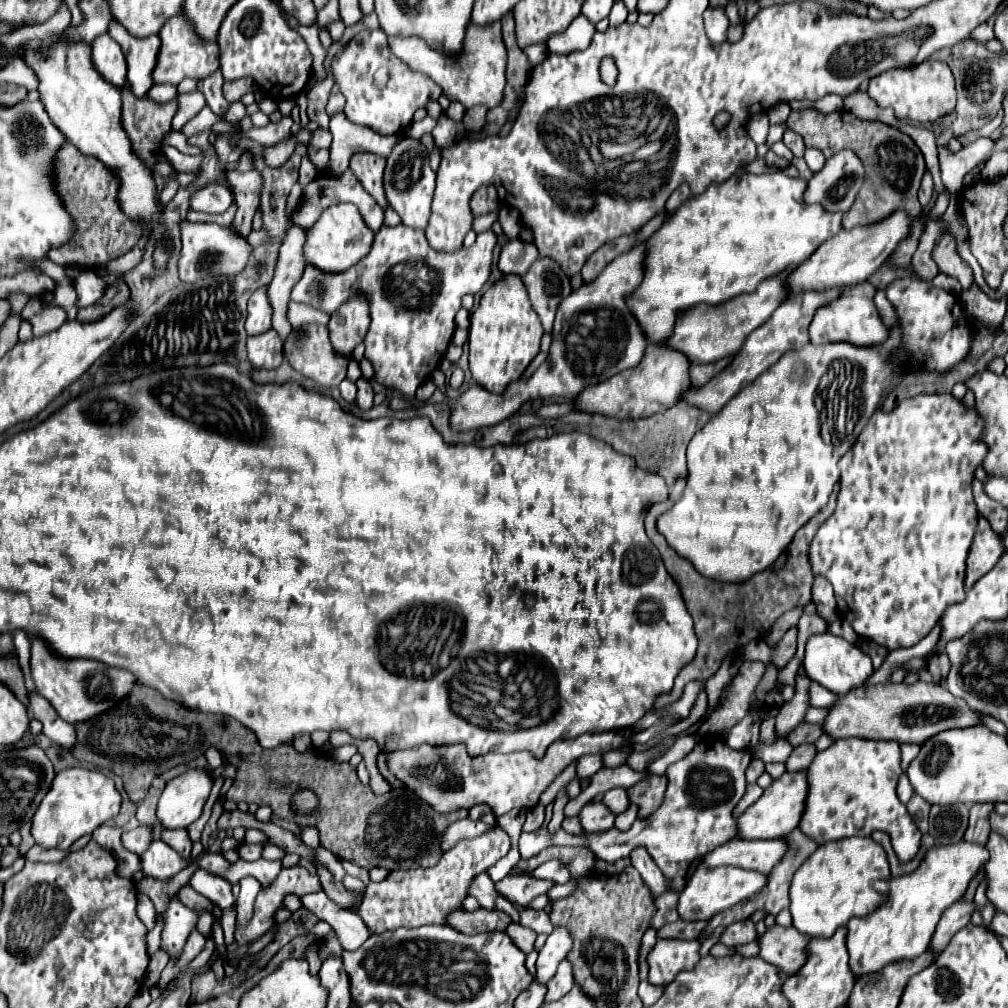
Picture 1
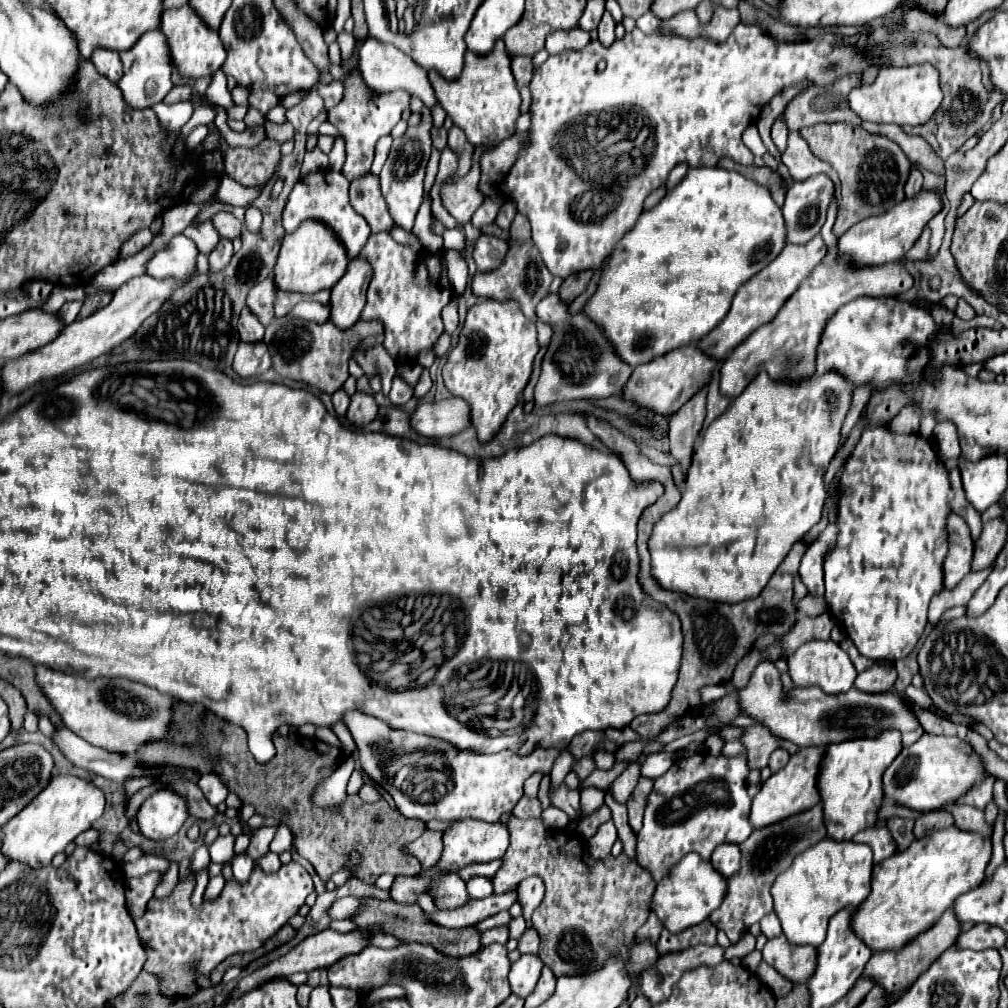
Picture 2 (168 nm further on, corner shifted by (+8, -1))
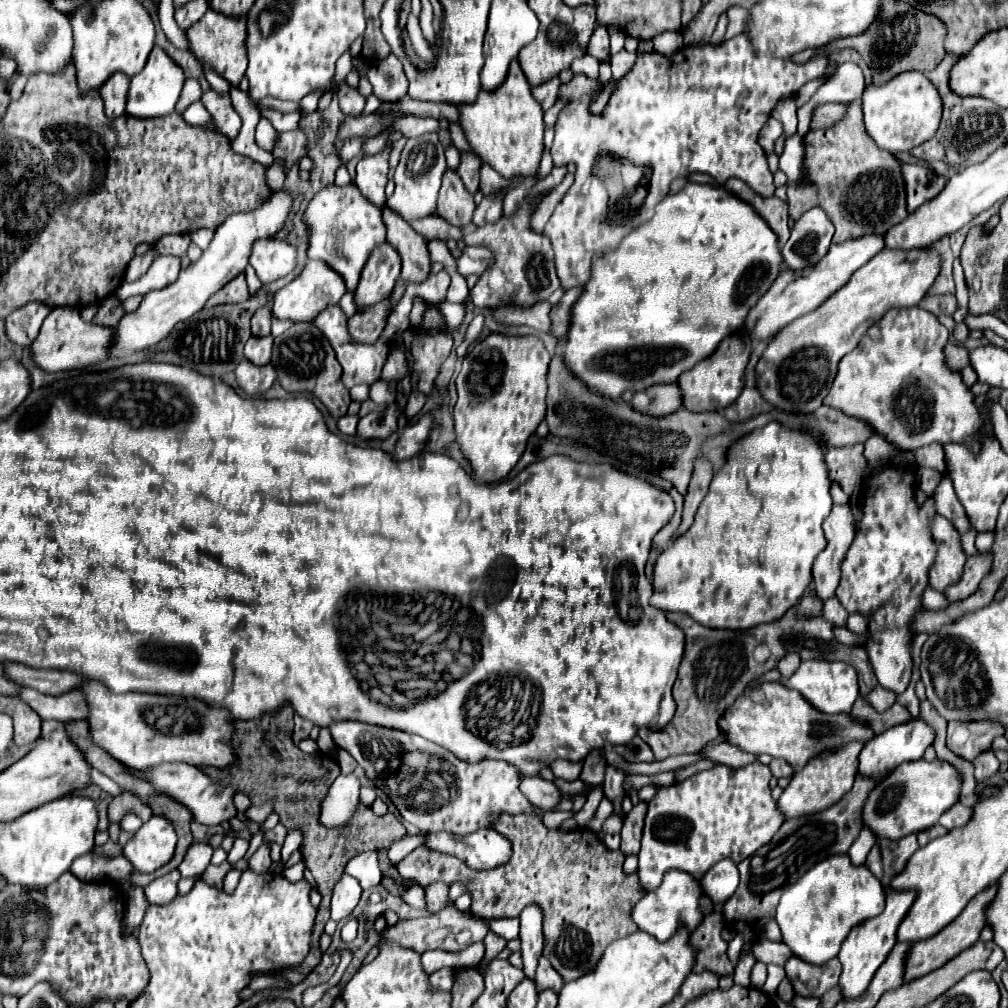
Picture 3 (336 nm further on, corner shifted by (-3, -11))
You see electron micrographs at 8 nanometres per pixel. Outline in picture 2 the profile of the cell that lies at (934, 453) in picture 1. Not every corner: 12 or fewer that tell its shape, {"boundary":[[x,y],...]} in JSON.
{"boundary":[[867,426],[825,598],[861,656],[915,648],[943,590],[947,470]]}

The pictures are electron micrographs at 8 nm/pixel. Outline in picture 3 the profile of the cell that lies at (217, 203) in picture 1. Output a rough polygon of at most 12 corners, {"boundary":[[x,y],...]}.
{"boundary":[[256,240],[250,266],[270,284],[296,266],[286,240]]}

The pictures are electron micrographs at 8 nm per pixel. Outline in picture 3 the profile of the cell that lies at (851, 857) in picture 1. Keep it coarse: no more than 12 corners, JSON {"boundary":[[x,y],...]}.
{"boundary":[[838,854],[784,890],[776,922],[810,964],[884,910],[868,866]]}

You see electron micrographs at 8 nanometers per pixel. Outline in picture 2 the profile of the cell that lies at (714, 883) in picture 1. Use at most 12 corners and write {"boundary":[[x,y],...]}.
{"boundary":[[699,854],[661,878],[649,910],[677,934],[721,904],[725,878]]}

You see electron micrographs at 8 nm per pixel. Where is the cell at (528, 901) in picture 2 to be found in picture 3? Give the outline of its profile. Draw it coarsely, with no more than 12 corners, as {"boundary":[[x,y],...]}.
{"boundary":[[542,908],[520,912],[524,974],[534,978],[544,950]]}

